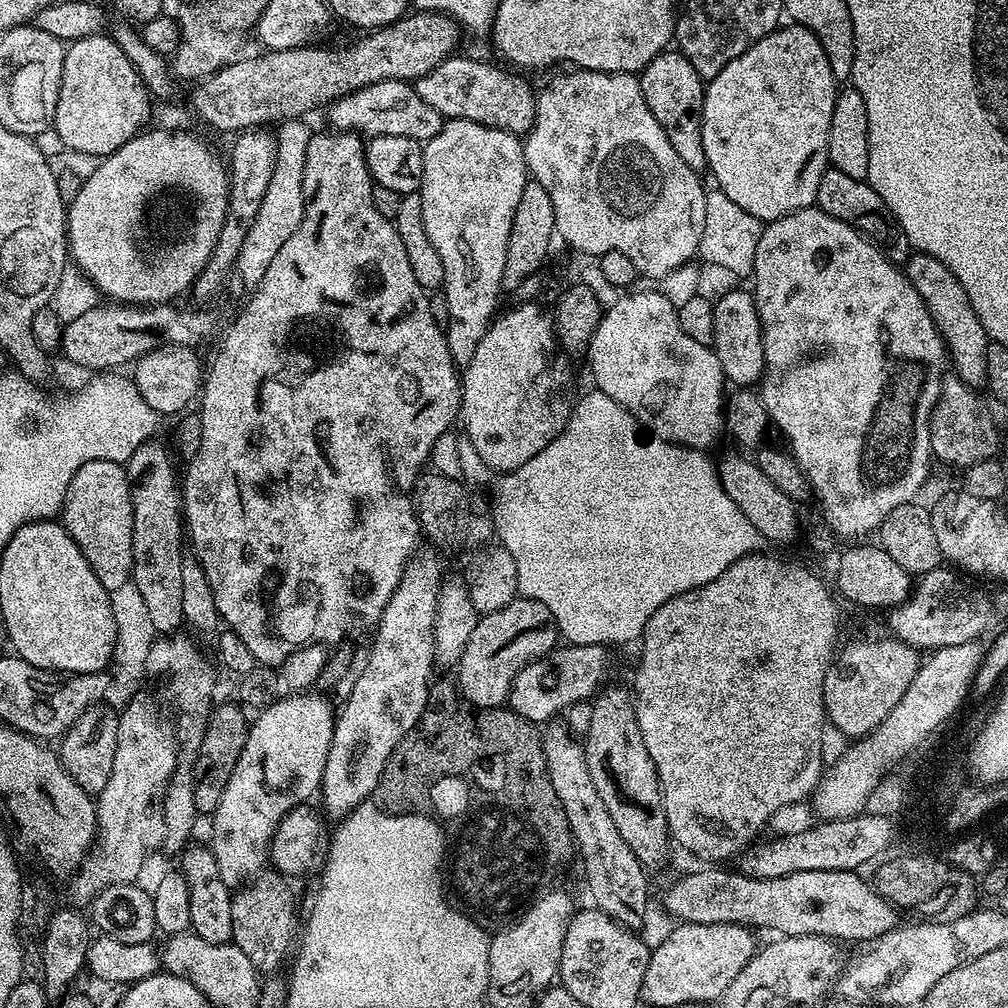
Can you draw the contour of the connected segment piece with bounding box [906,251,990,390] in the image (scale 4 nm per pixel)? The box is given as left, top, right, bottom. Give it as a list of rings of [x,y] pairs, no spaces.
[[[913,251],[906,261],[906,275],[914,290],[922,298],[934,326],[944,339],[947,359],[956,377],[971,389],[976,390],[984,384],[986,350],[990,343],[988,331],[982,326],[962,282],[938,258],[925,252]]]

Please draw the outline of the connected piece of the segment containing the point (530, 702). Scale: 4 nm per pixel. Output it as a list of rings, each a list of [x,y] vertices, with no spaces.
[[[568,644],[551,653],[550,659],[535,660],[527,664],[514,678],[506,701],[511,711],[540,726],[543,720],[569,709],[572,704],[591,701],[601,691],[608,672],[609,649],[603,644]]]

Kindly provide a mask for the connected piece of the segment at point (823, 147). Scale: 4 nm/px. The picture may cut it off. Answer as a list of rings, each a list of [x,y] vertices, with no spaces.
[[[791,26],[792,28],[777,27],[775,32],[763,36],[752,47],[743,52],[734,62],[730,62],[713,80],[707,81],[704,94],[704,113],[702,114],[702,148],[706,150],[707,171],[712,172],[716,179],[715,187],[735,202],[742,206],[746,214],[754,214],[761,222],[778,220],[790,212],[799,212],[801,208],[807,208],[815,201],[818,182],[822,178],[824,169],[828,163],[828,131],[830,130],[830,118],[834,114],[834,102],[838,91],[838,82],[830,70],[830,62],[826,58],[826,50],[822,50],[822,42],[808,28]]]

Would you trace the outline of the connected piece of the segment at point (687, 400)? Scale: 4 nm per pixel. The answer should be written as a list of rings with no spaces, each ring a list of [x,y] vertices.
[[[635,292],[621,295],[617,304],[601,315],[588,342],[586,357],[592,363],[595,387],[625,408],[653,437],[667,438],[688,450],[708,448],[724,428],[726,377],[716,353],[709,345],[694,342],[694,338],[682,330],[673,304],[662,292]]]

